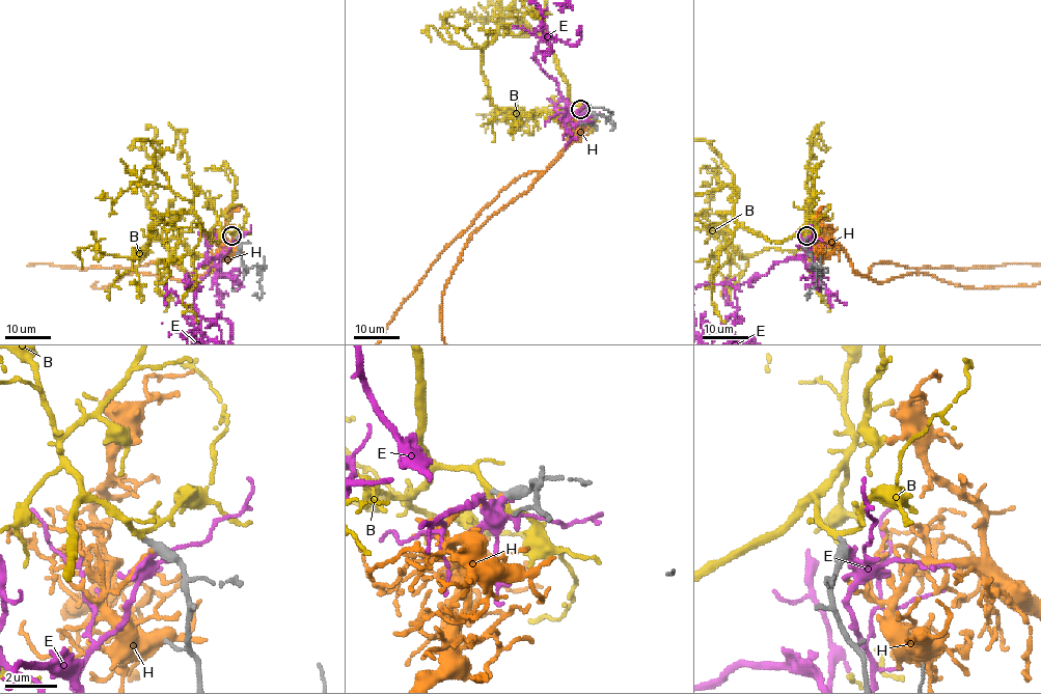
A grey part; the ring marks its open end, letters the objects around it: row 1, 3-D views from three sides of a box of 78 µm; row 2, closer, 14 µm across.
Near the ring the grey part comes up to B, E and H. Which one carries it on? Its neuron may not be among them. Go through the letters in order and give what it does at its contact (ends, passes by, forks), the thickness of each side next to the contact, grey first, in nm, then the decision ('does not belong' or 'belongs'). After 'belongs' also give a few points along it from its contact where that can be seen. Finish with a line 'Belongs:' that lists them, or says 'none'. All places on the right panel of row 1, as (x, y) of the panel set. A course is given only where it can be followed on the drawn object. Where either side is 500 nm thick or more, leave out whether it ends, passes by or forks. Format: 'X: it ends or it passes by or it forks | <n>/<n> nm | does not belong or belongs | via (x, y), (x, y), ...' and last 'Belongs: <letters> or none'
B: it passes by | 320/200 nm | belongs
E: it ends | 460/280 nm | does not belong
H: it ends | 440/130 nm | does not belong
Belongs: B

